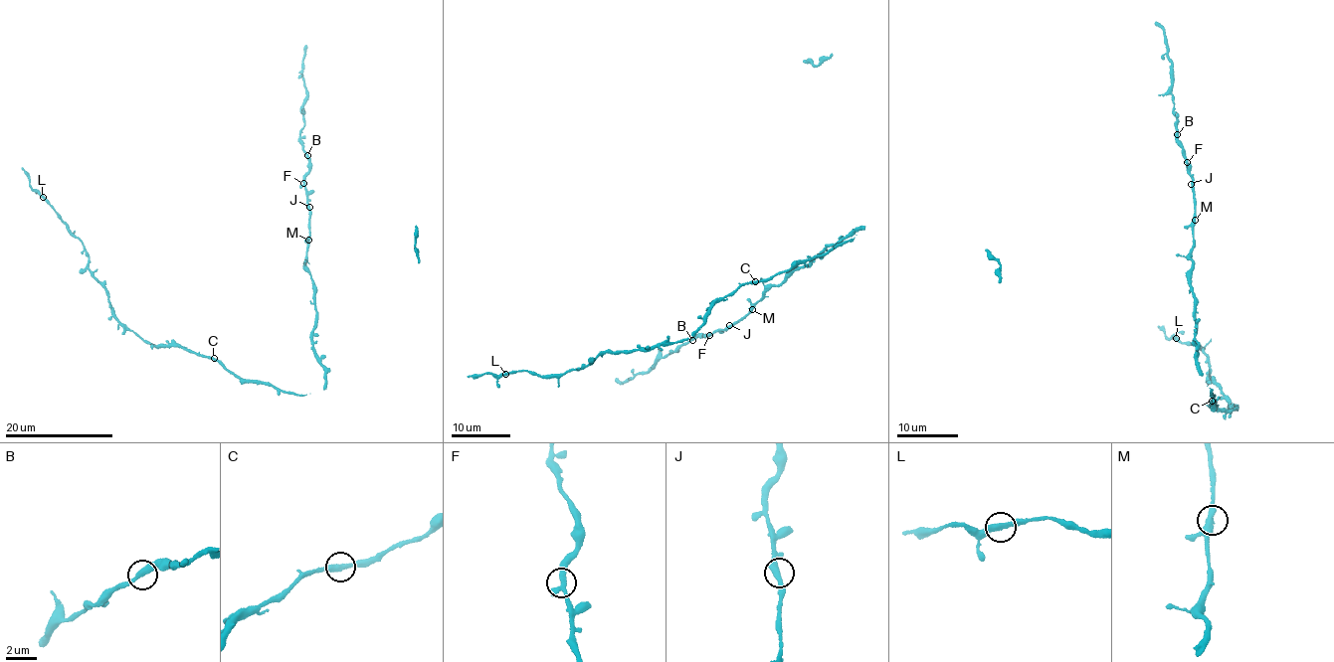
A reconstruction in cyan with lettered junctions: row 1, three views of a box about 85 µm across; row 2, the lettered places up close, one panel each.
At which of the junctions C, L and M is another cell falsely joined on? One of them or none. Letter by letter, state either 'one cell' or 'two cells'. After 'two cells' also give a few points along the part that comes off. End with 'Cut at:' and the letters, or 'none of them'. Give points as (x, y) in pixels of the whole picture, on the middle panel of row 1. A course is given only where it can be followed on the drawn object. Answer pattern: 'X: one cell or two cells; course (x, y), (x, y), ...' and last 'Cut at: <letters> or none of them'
C: one cell
L: one cell
M: one cell
Cut at: none of them

